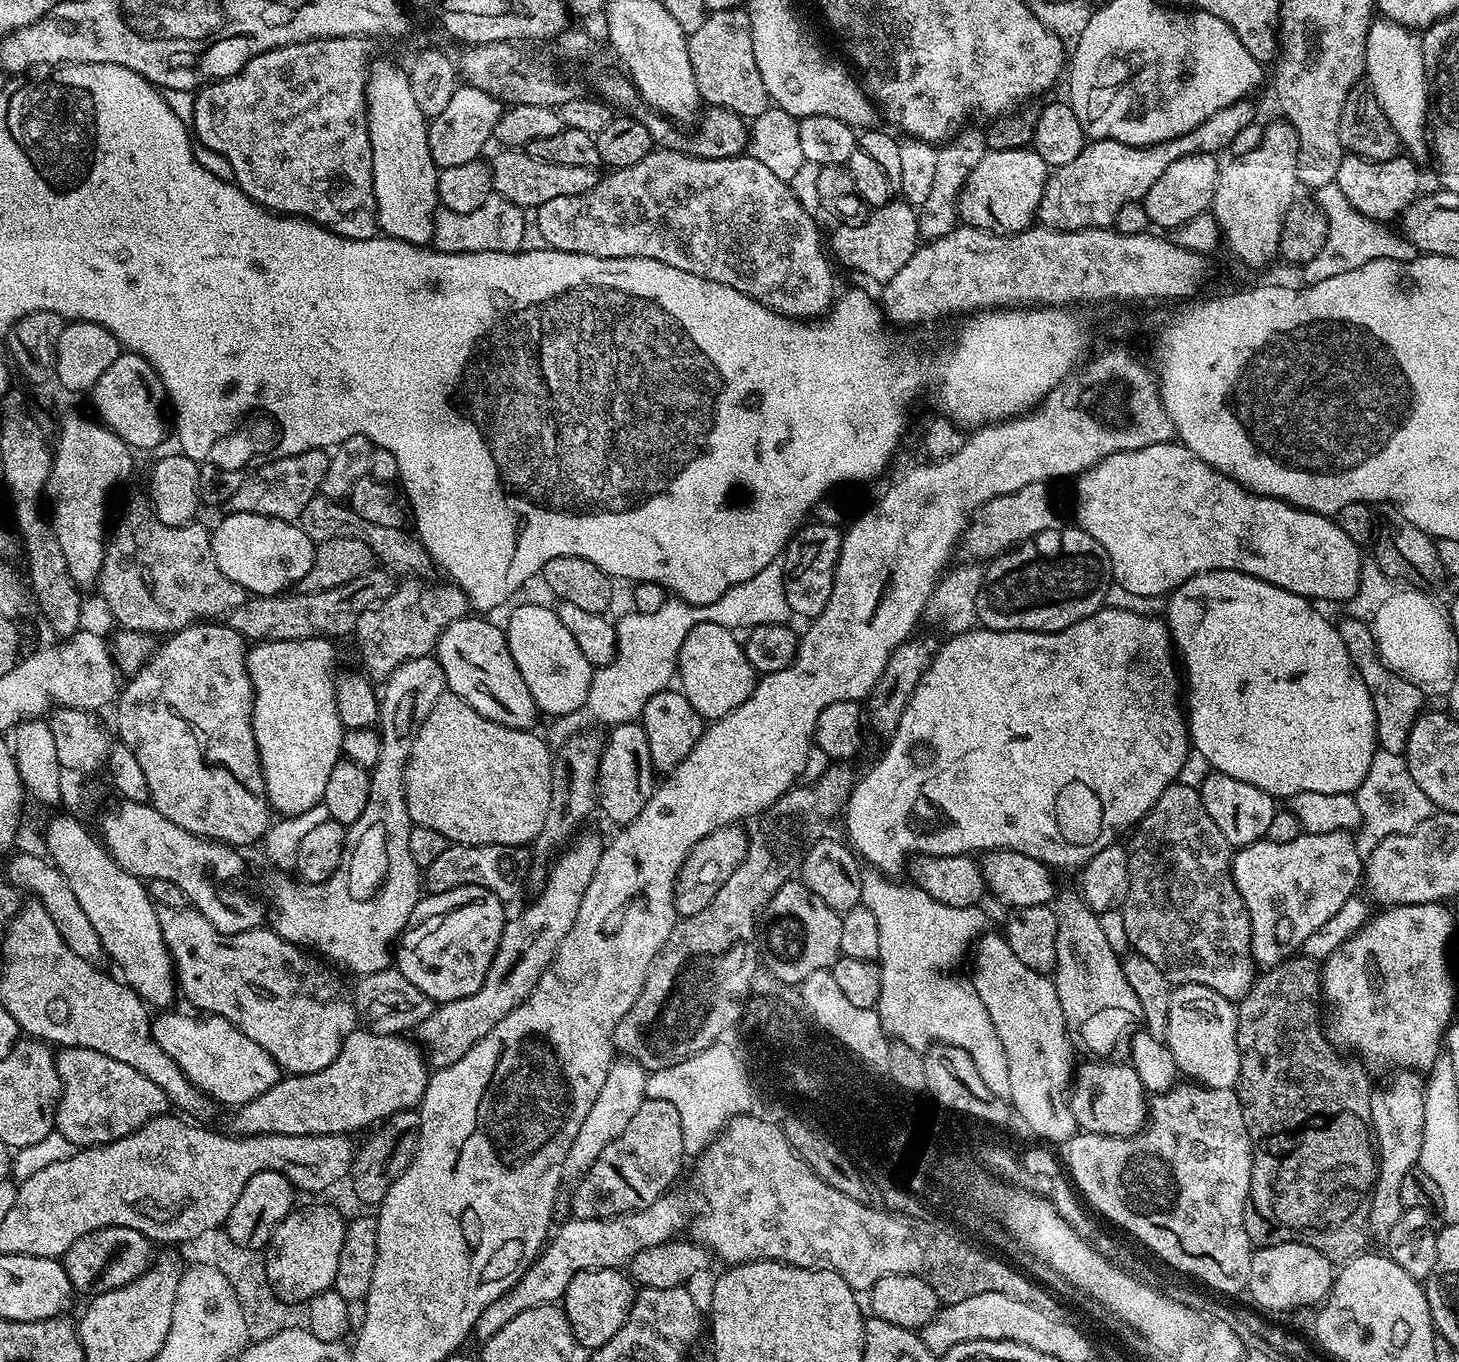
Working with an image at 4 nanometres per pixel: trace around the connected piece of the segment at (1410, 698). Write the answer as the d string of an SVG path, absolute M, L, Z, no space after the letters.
M1344 618L1344 621L1339 621L1338 627L1340 629L1340 637L1342 638L1342 646L1346 646L1346 654L1356 668L1356 673L1362 678L1362 682L1366 682L1366 690L1370 690L1370 698L1374 702L1377 745L1386 752L1403 753L1404 746L1408 742L1408 731L1410 731L1416 719L1425 711L1425 693L1421 692L1418 685L1411 684L1408 680L1404 680L1400 675L1393 672L1392 669L1380 659L1380 650L1376 647L1374 634L1370 634L1370 630L1361 620Z

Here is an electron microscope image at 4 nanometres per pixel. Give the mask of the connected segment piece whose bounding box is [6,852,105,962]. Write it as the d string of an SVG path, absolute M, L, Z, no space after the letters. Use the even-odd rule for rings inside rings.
M20 852L16 857L14 856L7 861L9 862L7 883L20 890L28 887L32 891L31 895L46 908L46 914L50 914L54 926L58 926L58 934L62 934L62 942L66 942L66 946L70 946L70 950L74 950L78 958L93 962L103 961L104 947L98 938L98 933L94 931L94 926L90 926L90 918L86 918L82 906L78 906L78 898L74 898L74 890L70 890L70 882L66 882L66 878L56 865L43 855L35 856L32 852Z

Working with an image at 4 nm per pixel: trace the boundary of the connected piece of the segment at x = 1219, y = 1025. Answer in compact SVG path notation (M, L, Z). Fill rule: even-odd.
M1197 983L1175 985L1167 1011L1167 1034L1165 1043L1171 1050L1177 1071L1201 1087L1233 1088L1240 1077L1241 1056L1237 1044L1237 1007Z

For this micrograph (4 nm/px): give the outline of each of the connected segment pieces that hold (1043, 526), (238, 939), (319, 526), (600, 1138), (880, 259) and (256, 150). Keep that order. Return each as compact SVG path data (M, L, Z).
M1047 483L1022 486L1022 490L1014 494L1004 494L984 504L964 531L958 545L959 551L964 551L969 561L988 562L1036 538L1032 536L1040 536L1043 532L1050 531L1056 524L1056 508L1052 505L1048 488Z
M191 906L161 907L158 922L168 953L172 955L179 991L196 1007L193 1009L221 1016L238 1026L238 1030L242 1030L246 1038L258 1042L258 1046L270 1054L272 1063L285 1073L309 1076L311 1072L330 1066L330 1062L338 1058L338 1050L342 1050L342 1042L357 1027L358 1017L349 989L348 992L344 989L343 982L331 972L333 969L327 963L292 941L283 940L268 926L257 926L248 932L229 936L222 934L214 930L214 926L210 926L210 922L206 922L206 918L202 918L202 914Z
M323 494L314 497L306 506L306 510L302 510L298 523L302 531L313 542L333 540L339 536L358 538L366 546L370 546L370 550L376 555L377 561L392 574L404 572L400 574L411 574L416 578L424 578L429 575L427 572L432 567L434 568L432 555L424 549L424 543L411 531L404 528L391 528L390 526L374 526L374 522L366 522L366 518L358 518L358 514L354 514L351 507L345 506L339 500L329 500Z
M620 1058L613 1063L612 1069L606 1074L606 1082L602 1090L598 1090L598 1098L594 1098L594 1106L590 1106L590 1114L586 1114L586 1122L578 1130L577 1137L570 1144L570 1154L566 1156L564 1163L564 1175L572 1182L579 1181L598 1162L602 1150L614 1142L630 1126L630 1118L638 1114L638 1110L644 1104L648 1091L648 1072L634 1060Z
M900 198L880 208L872 208L867 218L858 224L840 222L835 226L832 244L830 240L830 252L835 263L877 282L894 278L894 274L898 274L898 270L910 262L921 239L917 209Z
M343 36L287 44L251 56L233 76L203 85L195 93L190 119L195 139L224 156L232 167L235 187L255 204L277 214L313 220L347 240L368 240L378 232L366 106L368 44L358 36Z

